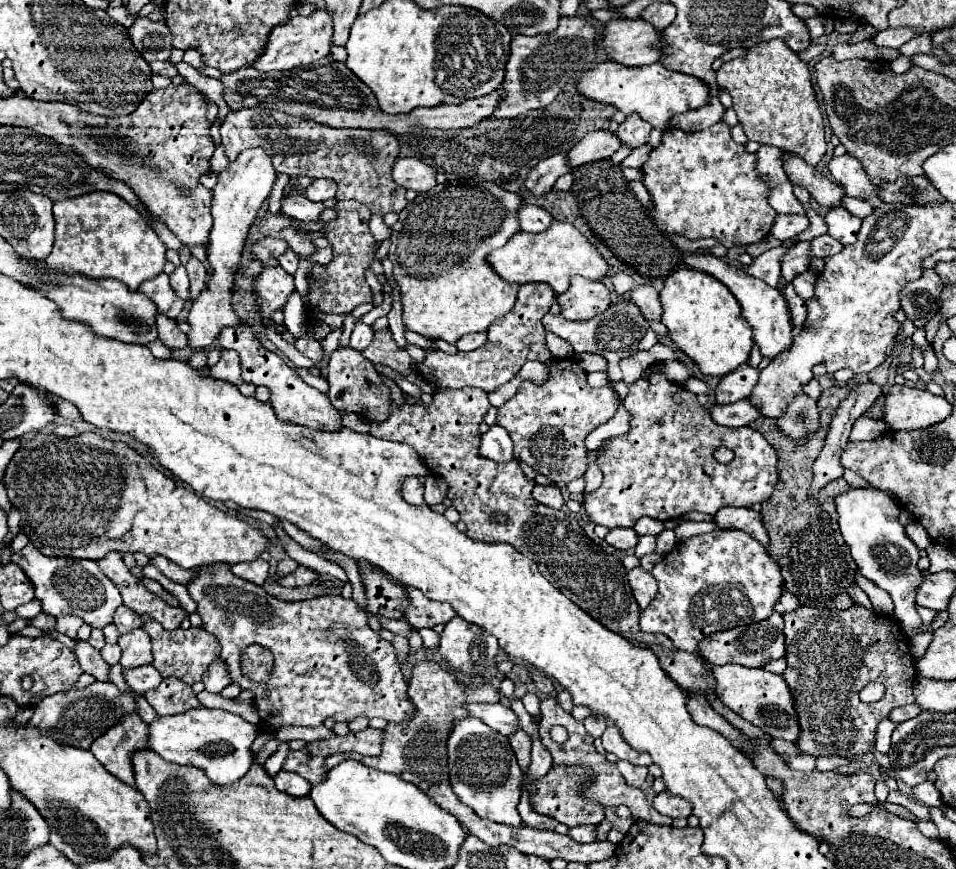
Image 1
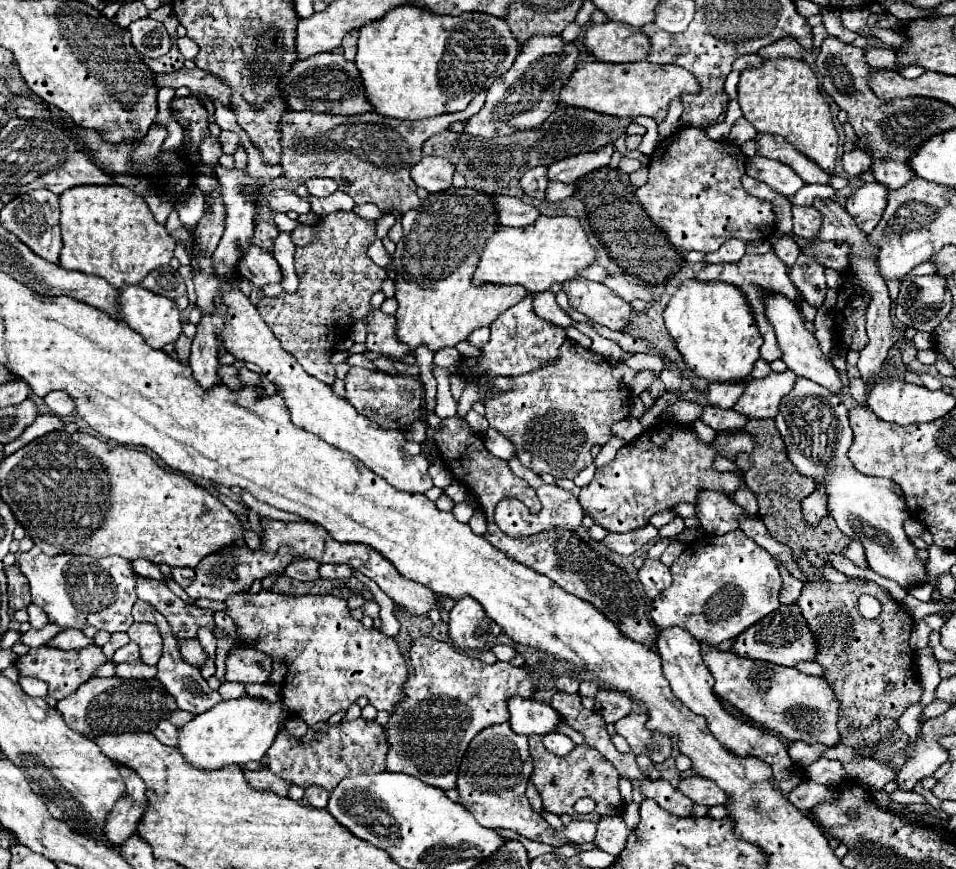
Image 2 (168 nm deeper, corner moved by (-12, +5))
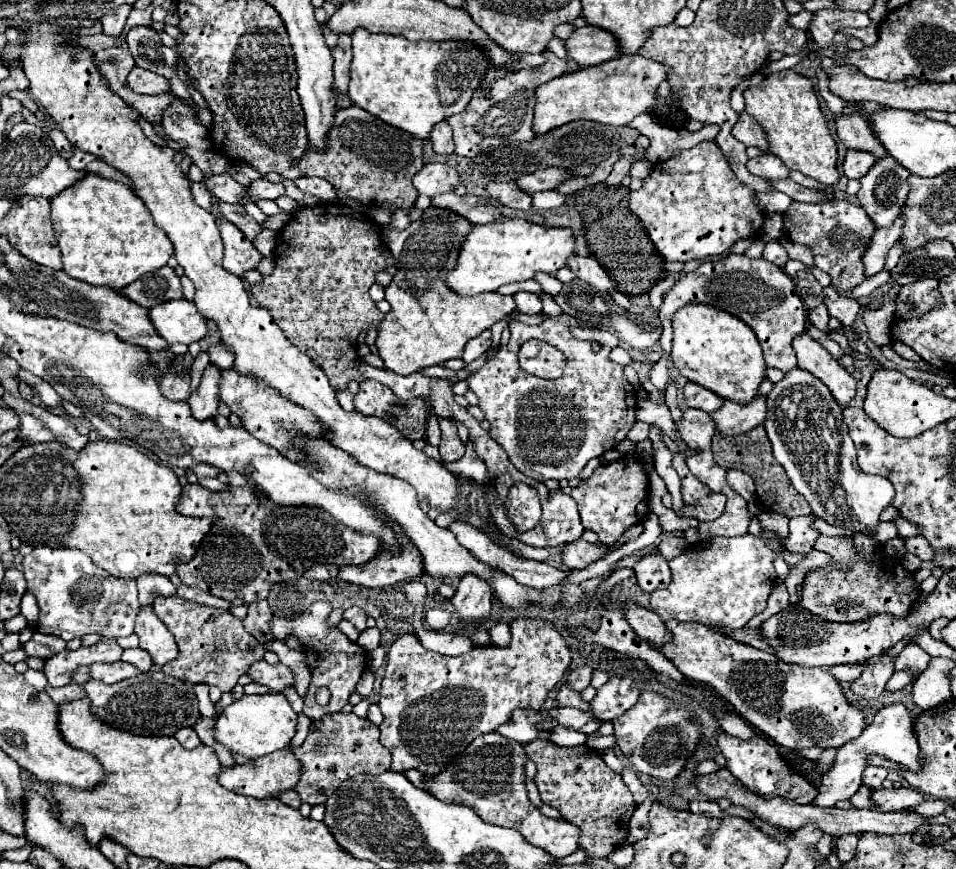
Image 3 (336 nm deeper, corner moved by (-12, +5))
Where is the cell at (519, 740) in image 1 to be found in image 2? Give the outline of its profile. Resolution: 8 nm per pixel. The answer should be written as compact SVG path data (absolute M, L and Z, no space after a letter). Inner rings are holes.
M531 735L529 737L529 751L531 751L531 757L533 757L533 765L535 765L533 775L531 775L531 783L539 791L541 799L543 799L543 807L549 813L555 813L555 815L567 813L573 819L591 819L595 823L599 821L601 815L619 815L619 813L623 813L623 801L619 799L619 777L617 777L619 773L599 751L595 751L587 745L579 745L569 755L555 757L543 747L541 735ZM581 797L591 797L597 803L595 813L577 815L573 811L575 801L581 799Z

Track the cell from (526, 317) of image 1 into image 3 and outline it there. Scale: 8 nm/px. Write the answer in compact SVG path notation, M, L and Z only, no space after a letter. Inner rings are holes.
M531 339L521 345L519 363L531 375L537 375L543 379L557 379L563 375L565 355L549 343Z

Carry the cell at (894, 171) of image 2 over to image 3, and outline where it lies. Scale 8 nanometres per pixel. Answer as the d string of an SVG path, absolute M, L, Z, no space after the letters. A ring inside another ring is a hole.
M839 113L835 115L835 131L839 141L847 149L865 149L877 159L885 157L887 151L881 147L879 139L873 135L871 127L859 113Z

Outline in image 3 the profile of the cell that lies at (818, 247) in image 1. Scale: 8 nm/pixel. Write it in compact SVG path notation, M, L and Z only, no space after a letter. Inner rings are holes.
M789 259L785 265L785 273L795 281L795 287L803 297L807 309L815 309L823 303L823 287L817 283L810 269L803 263Z

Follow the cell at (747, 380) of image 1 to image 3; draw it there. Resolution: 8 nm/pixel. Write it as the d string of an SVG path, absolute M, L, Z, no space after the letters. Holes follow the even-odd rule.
M687 383L685 385L683 399L685 399L687 407L701 409L701 411L707 411L707 413L713 413L723 405L723 399L719 399L719 395L707 391L705 387L699 387L697 383Z

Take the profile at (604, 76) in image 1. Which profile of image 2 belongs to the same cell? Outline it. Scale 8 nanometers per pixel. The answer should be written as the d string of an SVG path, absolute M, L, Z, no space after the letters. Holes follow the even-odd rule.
M591 61L583 63L563 85L559 93L559 105L575 105L585 107L605 115L629 117L635 119L637 115L653 117L657 123L665 121L669 103L683 95L699 95L697 79L679 65L657 65L651 61L639 63L603 63Z

